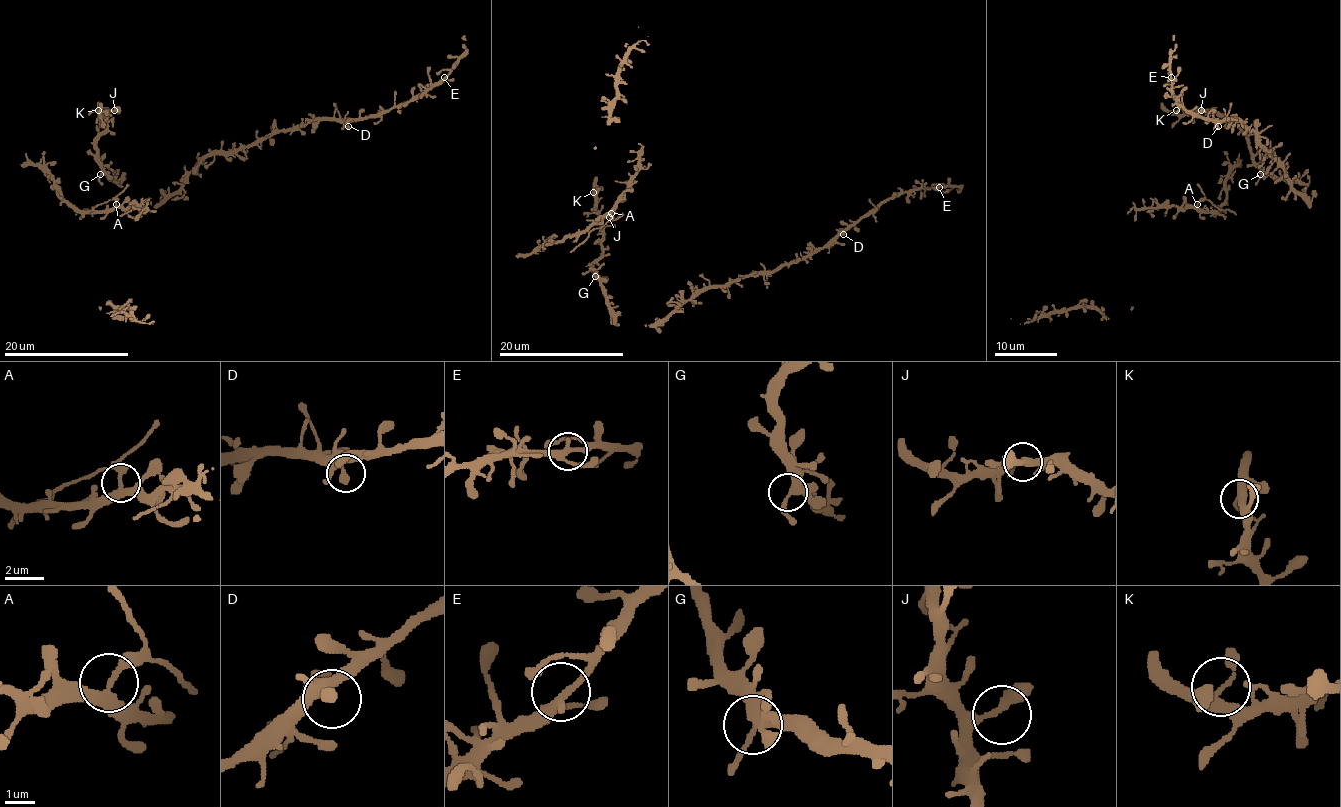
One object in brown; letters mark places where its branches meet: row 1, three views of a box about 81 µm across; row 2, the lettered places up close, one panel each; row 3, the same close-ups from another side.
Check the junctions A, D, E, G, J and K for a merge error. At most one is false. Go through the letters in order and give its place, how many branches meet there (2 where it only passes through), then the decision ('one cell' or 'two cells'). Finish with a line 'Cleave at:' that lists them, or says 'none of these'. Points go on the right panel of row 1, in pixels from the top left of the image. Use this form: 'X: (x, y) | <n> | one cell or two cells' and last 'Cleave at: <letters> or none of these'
A: (1197, 204) | 3 | two cells
D: (1218, 126) | 4 | one cell
E: (1171, 77) | 3 | one cell
G: (1260, 174) | 4 | one cell
J: (1201, 110) | 2 | one cell
K: (1176, 110) | 3 | one cell
Cleave at: A

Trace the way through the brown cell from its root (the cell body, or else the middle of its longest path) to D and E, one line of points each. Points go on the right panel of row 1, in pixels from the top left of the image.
D: (1309, 201), (1309, 205), (1292, 188), (1284, 168), (1240, 119), (1221, 119), (1218, 126)
E: (1309, 201), (1309, 205), (1292, 188), (1284, 168), (1240, 119), (1195, 116), (1173, 96), (1171, 77)

